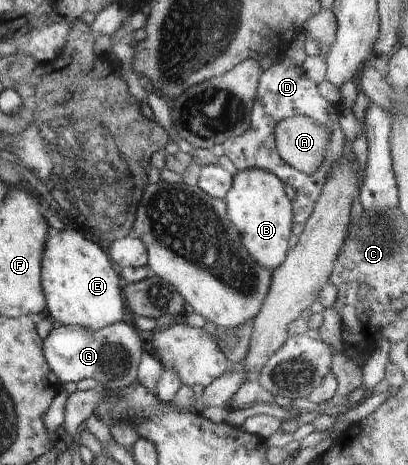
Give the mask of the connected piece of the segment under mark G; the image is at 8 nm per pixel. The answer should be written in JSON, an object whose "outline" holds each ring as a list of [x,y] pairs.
{"outline":[[[122,320],[99,331],[57,324],[43,340],[45,359],[61,385],[89,378],[105,389],[123,389],[135,383],[143,349],[137,329]]]}

